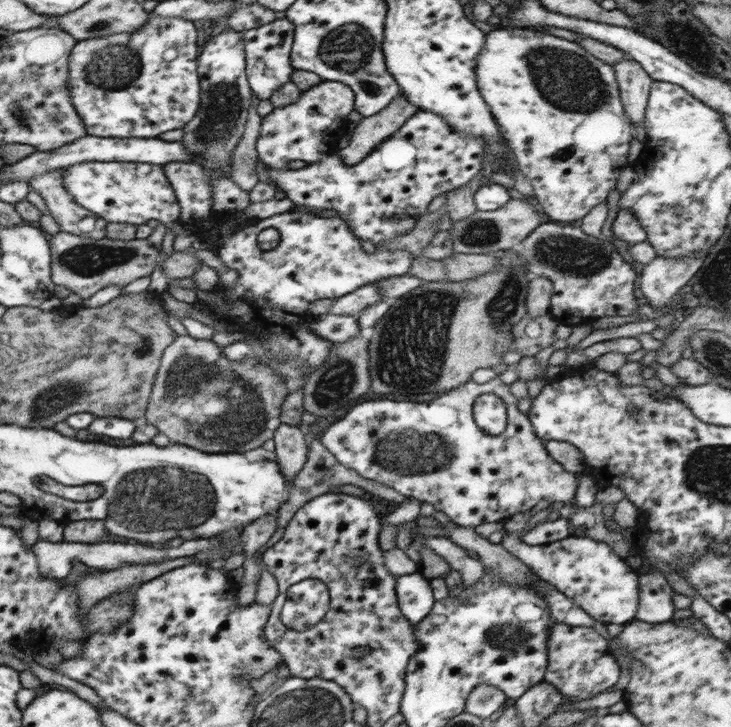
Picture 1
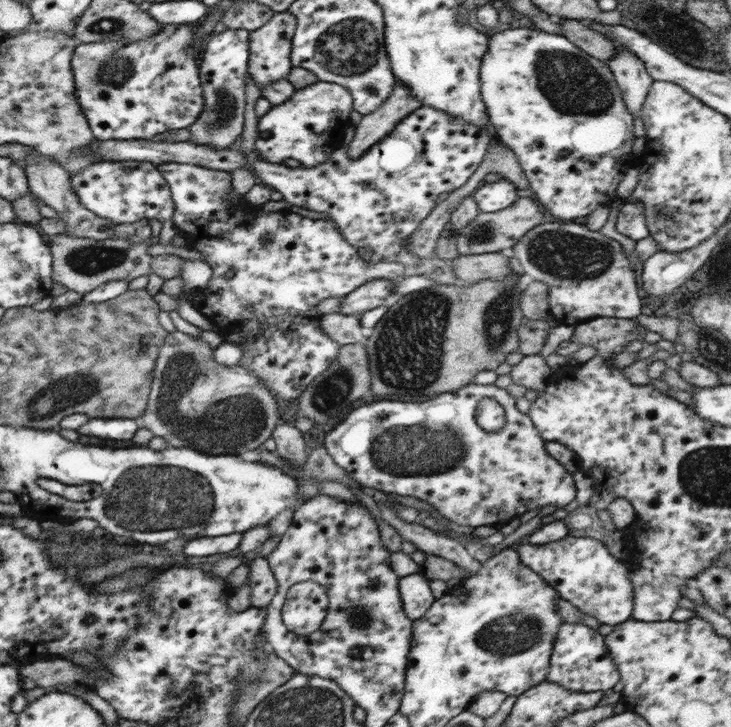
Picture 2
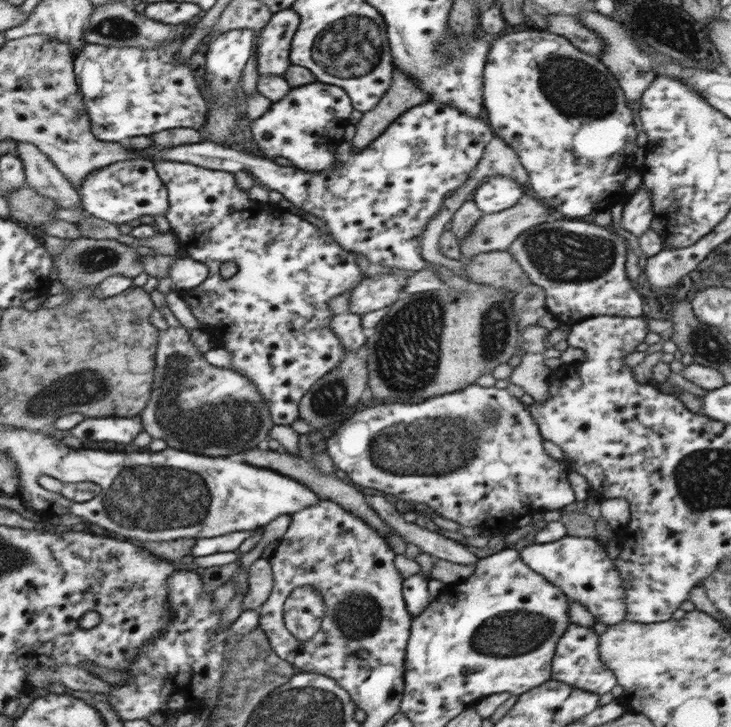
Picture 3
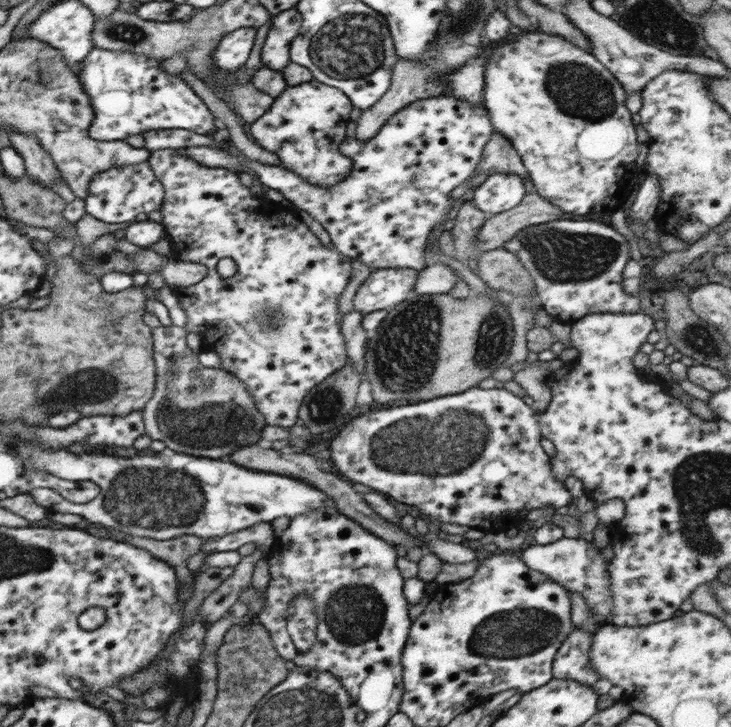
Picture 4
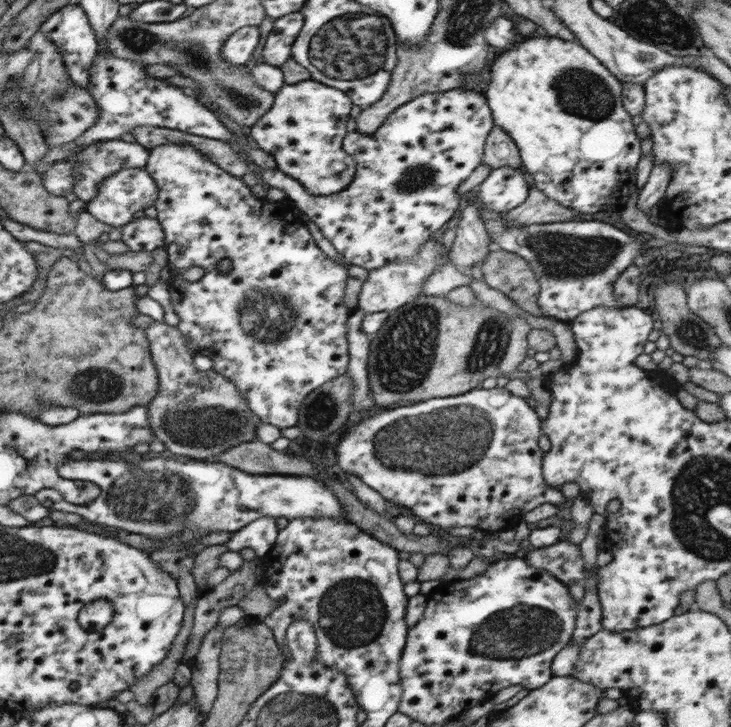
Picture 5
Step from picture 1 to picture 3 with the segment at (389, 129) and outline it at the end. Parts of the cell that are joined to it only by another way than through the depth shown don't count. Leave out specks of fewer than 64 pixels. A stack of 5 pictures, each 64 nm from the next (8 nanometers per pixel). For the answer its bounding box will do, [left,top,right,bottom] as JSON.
[351,69,429,152]

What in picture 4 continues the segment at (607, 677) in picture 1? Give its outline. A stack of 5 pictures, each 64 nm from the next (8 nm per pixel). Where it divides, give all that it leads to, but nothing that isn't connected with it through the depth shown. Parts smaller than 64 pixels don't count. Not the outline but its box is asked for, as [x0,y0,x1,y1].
[553,629,612,694]

